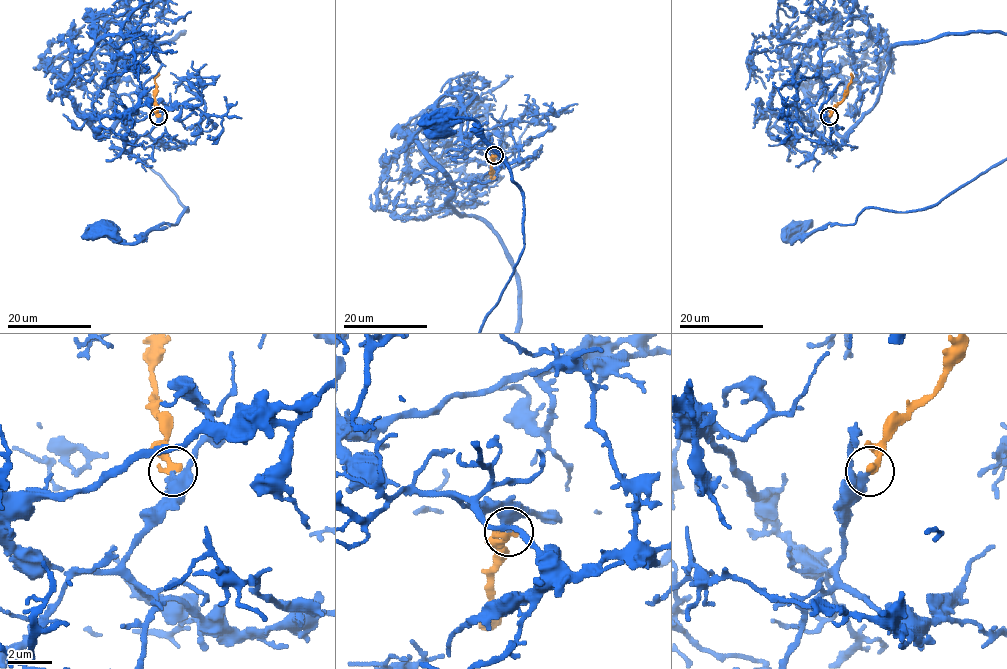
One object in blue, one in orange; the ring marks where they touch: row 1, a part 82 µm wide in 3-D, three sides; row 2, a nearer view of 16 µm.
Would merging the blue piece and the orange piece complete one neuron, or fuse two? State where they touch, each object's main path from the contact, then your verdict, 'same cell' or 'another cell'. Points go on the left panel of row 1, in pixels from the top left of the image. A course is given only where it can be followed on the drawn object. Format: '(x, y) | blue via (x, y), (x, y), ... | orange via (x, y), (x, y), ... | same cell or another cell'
(158, 116) | orange via (159, 116), (154, 99), (154, 79), (159, 72) | same cell

